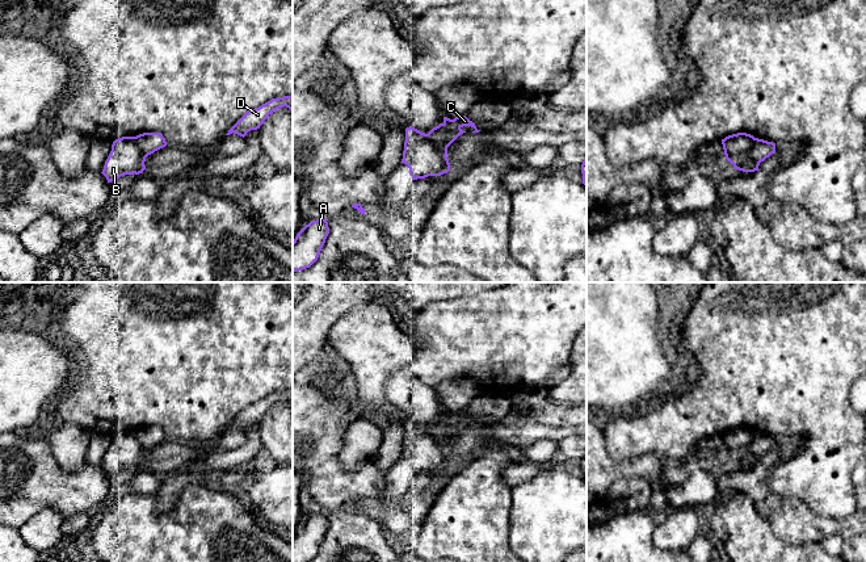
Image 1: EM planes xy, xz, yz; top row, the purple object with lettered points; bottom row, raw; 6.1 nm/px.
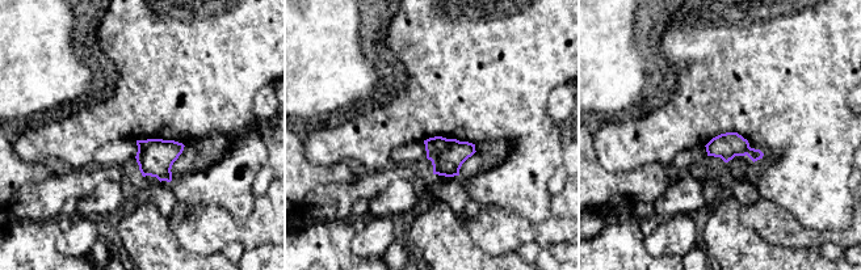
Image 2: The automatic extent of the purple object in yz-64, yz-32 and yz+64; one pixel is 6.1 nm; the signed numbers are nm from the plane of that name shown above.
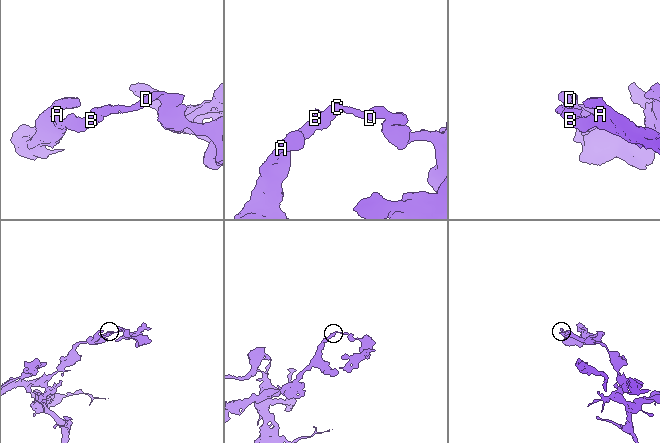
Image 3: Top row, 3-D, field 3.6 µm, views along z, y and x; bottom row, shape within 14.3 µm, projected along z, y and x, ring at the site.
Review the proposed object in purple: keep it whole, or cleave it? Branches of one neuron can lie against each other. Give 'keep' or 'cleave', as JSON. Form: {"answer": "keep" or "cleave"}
{"answer": "cleave"}

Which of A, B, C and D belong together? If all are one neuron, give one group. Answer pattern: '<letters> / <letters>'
A B / C D

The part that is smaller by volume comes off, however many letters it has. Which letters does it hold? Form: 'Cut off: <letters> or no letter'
Cut off: C, D

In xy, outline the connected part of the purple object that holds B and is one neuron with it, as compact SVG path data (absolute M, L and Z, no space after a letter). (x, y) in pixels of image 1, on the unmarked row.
M122 431L113 436L102 469L112 477L125 469L139 469L146 464L146 449L136 440L134 431Z

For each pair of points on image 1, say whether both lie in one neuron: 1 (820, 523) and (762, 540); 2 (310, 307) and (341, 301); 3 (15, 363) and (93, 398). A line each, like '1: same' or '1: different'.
1: different
2: same
3: different

